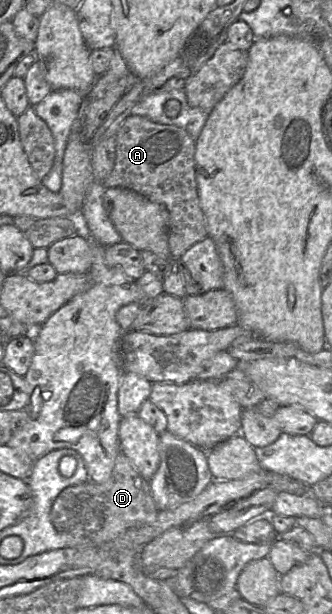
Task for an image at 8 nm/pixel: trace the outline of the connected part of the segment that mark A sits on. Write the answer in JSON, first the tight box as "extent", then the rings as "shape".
{"extent":[102,115,208,259],"shape":[[[131,115],[116,134],[115,166],[102,183],[105,188],[132,190],[166,207],[169,213],[171,258],[180,259],[194,244],[208,237],[196,182],[195,150],[196,140],[185,129]]]}

